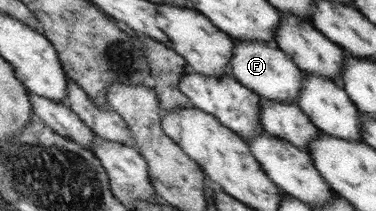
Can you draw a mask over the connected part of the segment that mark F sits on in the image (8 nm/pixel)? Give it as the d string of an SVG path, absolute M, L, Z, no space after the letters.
M233 39L234 49L229 61L231 75L241 85L248 87L253 93L265 100L296 104L297 97L302 91L303 71L276 45L268 45L254 40Z

